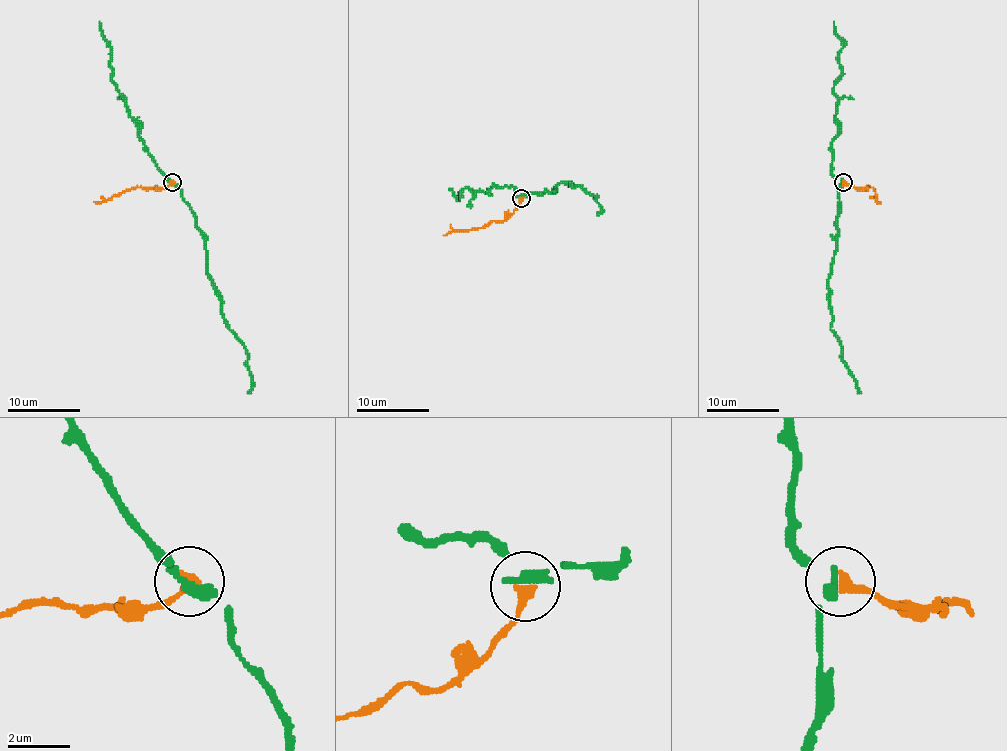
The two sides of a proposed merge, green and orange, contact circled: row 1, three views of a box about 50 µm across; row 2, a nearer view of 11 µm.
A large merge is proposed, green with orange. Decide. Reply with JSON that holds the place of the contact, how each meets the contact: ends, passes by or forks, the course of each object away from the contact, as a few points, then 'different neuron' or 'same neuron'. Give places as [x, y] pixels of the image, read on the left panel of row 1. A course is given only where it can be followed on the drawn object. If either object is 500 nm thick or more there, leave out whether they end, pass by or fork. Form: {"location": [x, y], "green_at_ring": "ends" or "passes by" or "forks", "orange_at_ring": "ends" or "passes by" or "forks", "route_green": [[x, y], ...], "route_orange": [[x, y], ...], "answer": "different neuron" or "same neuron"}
{"location": [172, 182], "green_at_ring": "ends", "orange_at_ring": "ends", "route_green": [[171, 182], [180, 187], [204, 240], [222, 317], [247, 355], [247, 393]], "route_orange": [[171, 182], [166, 187], [133, 187], [94, 202]], "answer": "same neuron"}

